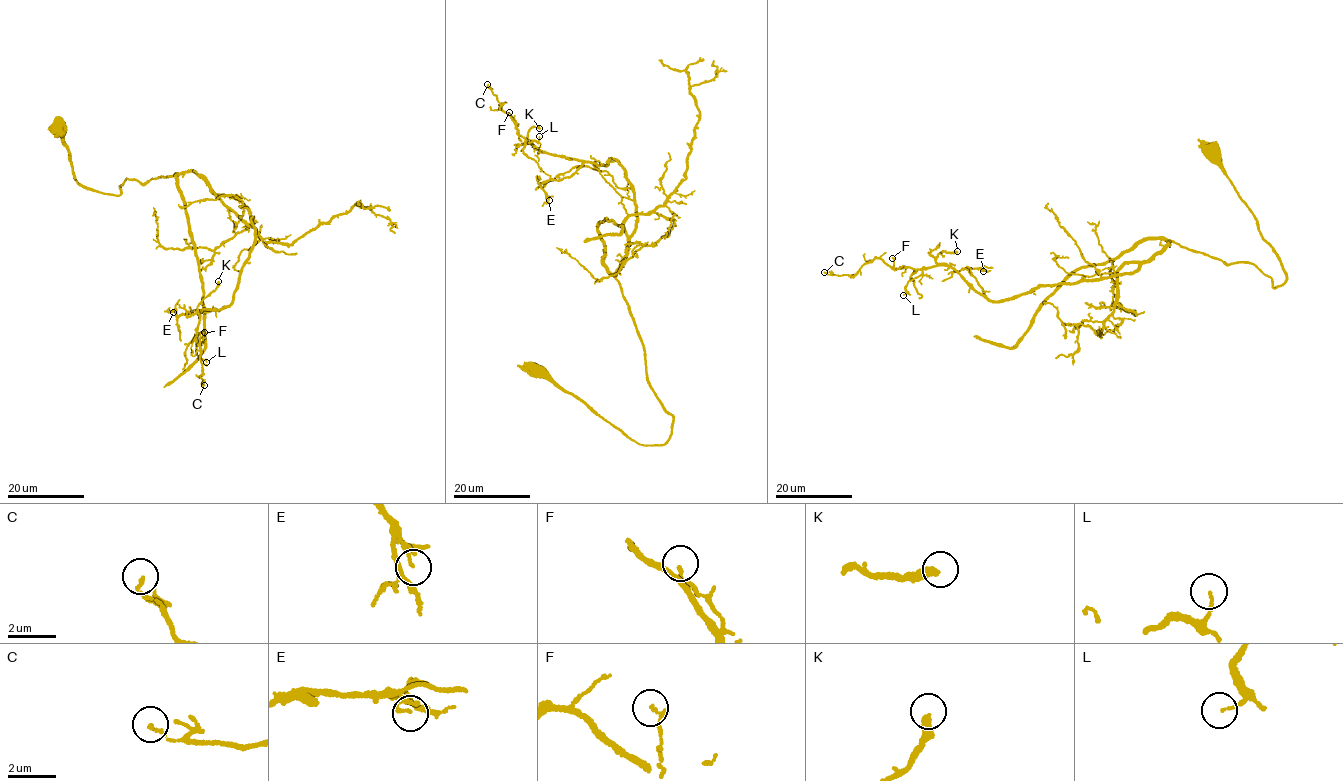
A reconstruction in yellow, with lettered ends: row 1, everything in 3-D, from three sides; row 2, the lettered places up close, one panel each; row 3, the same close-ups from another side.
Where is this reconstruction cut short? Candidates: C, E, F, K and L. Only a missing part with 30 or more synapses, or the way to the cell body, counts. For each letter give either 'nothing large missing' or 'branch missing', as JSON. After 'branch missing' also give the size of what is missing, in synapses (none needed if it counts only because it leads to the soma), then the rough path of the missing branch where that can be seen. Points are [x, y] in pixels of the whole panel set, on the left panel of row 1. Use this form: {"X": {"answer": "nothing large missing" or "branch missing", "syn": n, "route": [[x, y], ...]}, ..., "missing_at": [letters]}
{"C": {"answer": "nothing large missing"}, "E": {"answer": "nothing large missing"}, "F": {"answer": "nothing large missing"}, "K": {"answer": "nothing large missing"}, "L": {"answer": "nothing large missing"}, "missing_at": []}

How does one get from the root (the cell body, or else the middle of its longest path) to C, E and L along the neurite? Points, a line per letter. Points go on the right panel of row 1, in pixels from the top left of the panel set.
C: (1212, 152), (1282, 284), (1172, 242), (1131, 273), (996, 301), (942, 265), (824, 272)
E: (1212, 152), (1278, 255), (1282, 284), (1172, 242), (1131, 273), (996, 301), (967, 269), (983, 271)
L: (1212, 152), (1278, 255), (1282, 284), (1172, 242), (1131, 273), (1009, 298), (989, 299), (936, 265), (903, 295)

